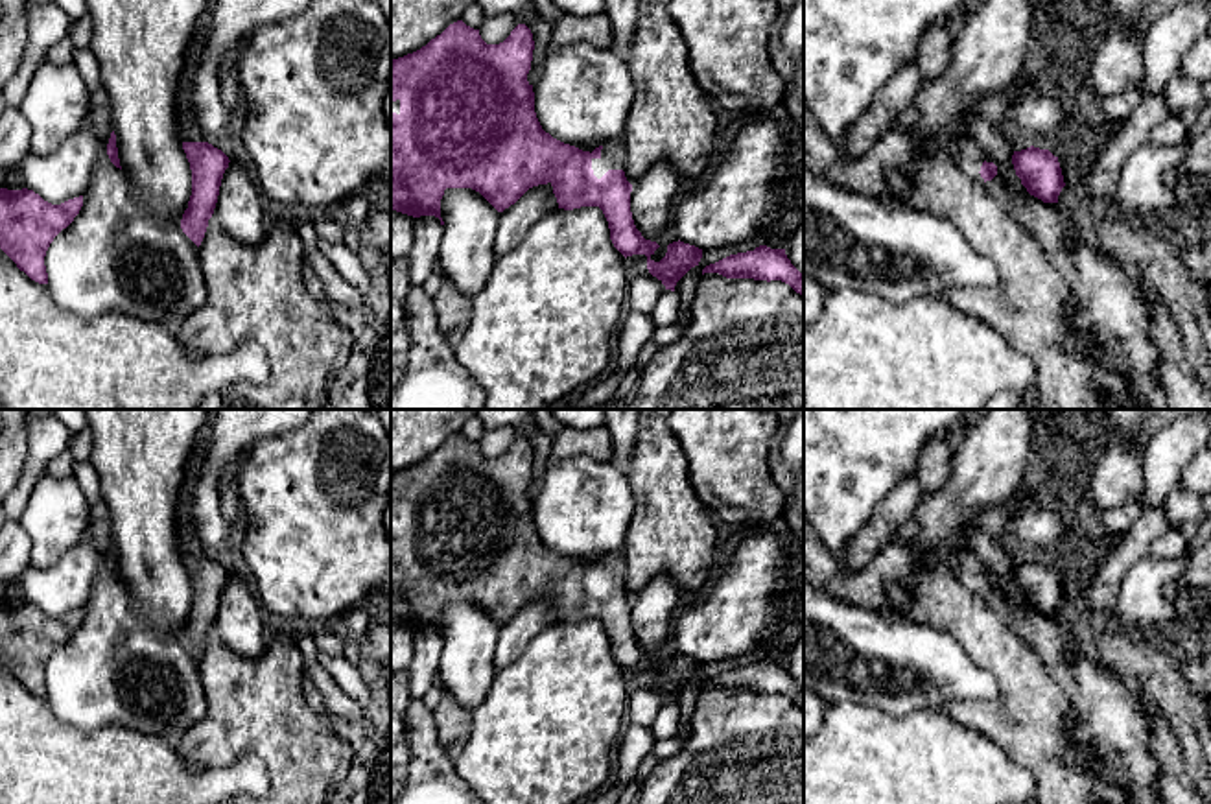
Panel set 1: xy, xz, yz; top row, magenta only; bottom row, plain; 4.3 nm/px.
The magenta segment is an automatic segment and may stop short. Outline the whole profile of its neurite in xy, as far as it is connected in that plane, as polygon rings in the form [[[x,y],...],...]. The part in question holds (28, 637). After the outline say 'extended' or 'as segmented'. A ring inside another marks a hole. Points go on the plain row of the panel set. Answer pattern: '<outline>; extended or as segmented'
[[[0,601],[0,662],[31,693],[48,697],[46,664],[81,620],[83,609],[52,618],[28,601]]]; as segmented

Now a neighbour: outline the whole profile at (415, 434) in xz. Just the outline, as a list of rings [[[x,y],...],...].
[[[391,409],[391,474],[441,448],[477,409]]]

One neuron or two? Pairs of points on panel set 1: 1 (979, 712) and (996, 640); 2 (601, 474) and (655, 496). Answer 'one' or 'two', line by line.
1: one
2: two

